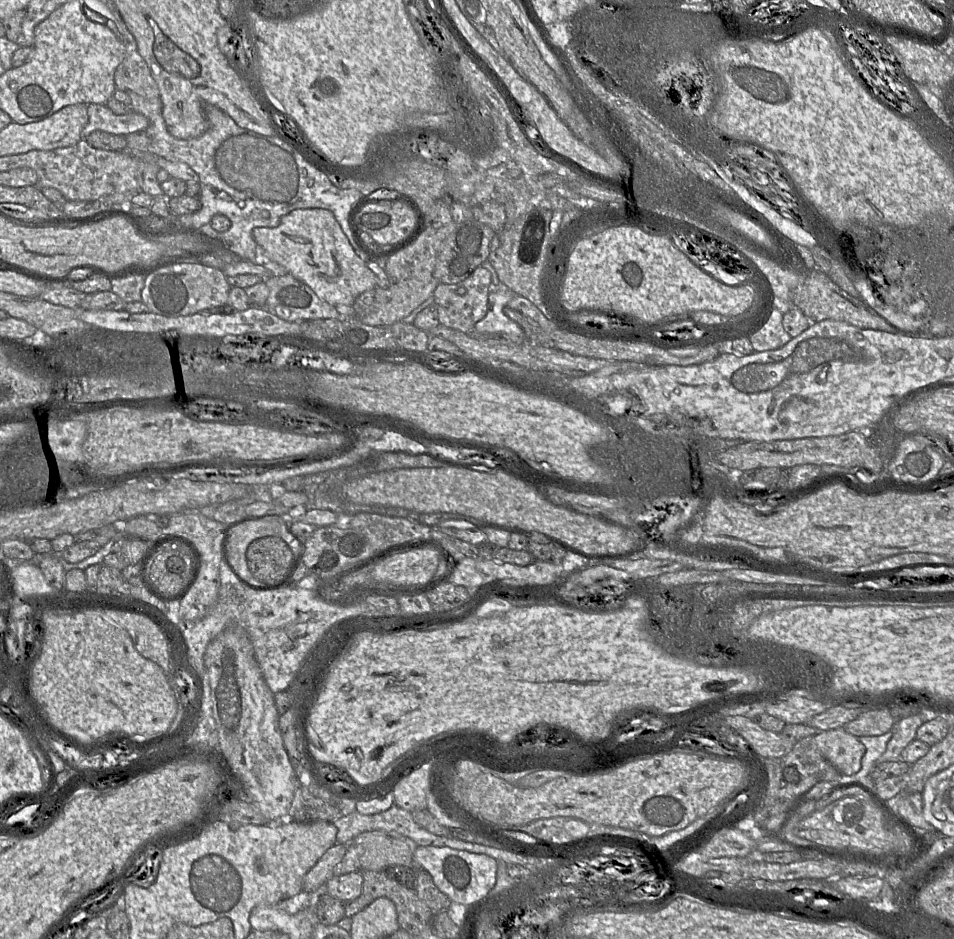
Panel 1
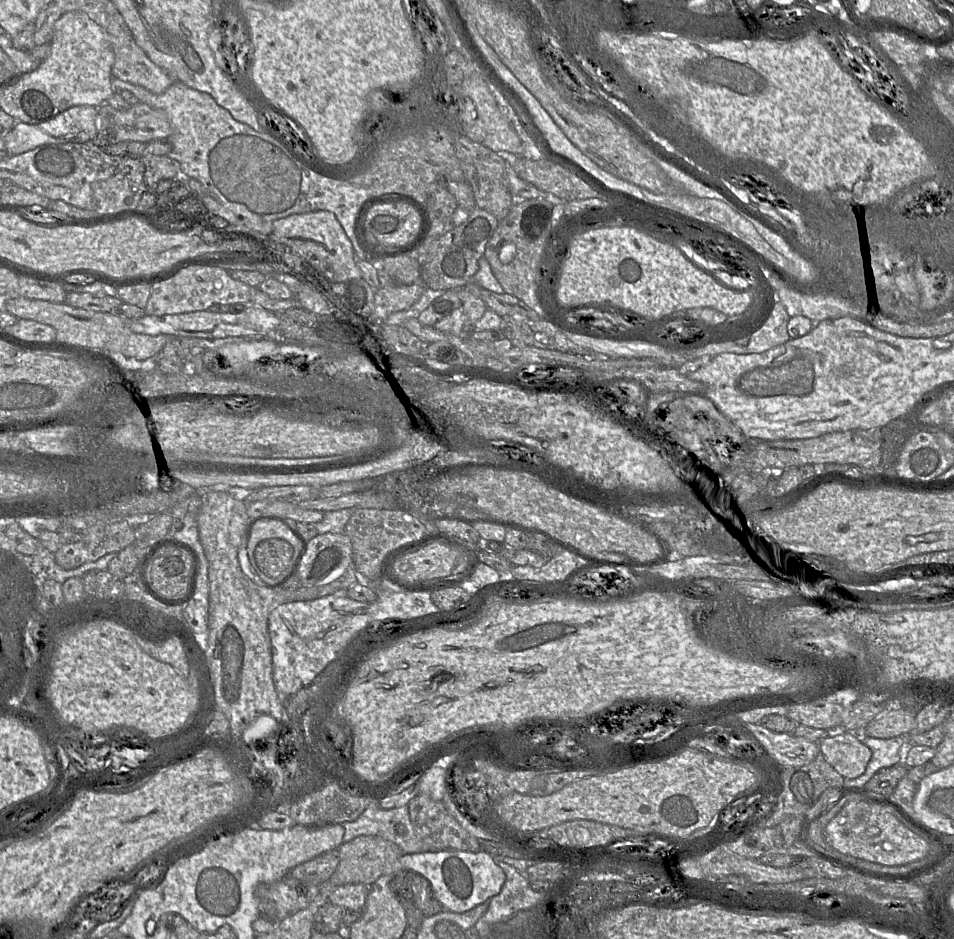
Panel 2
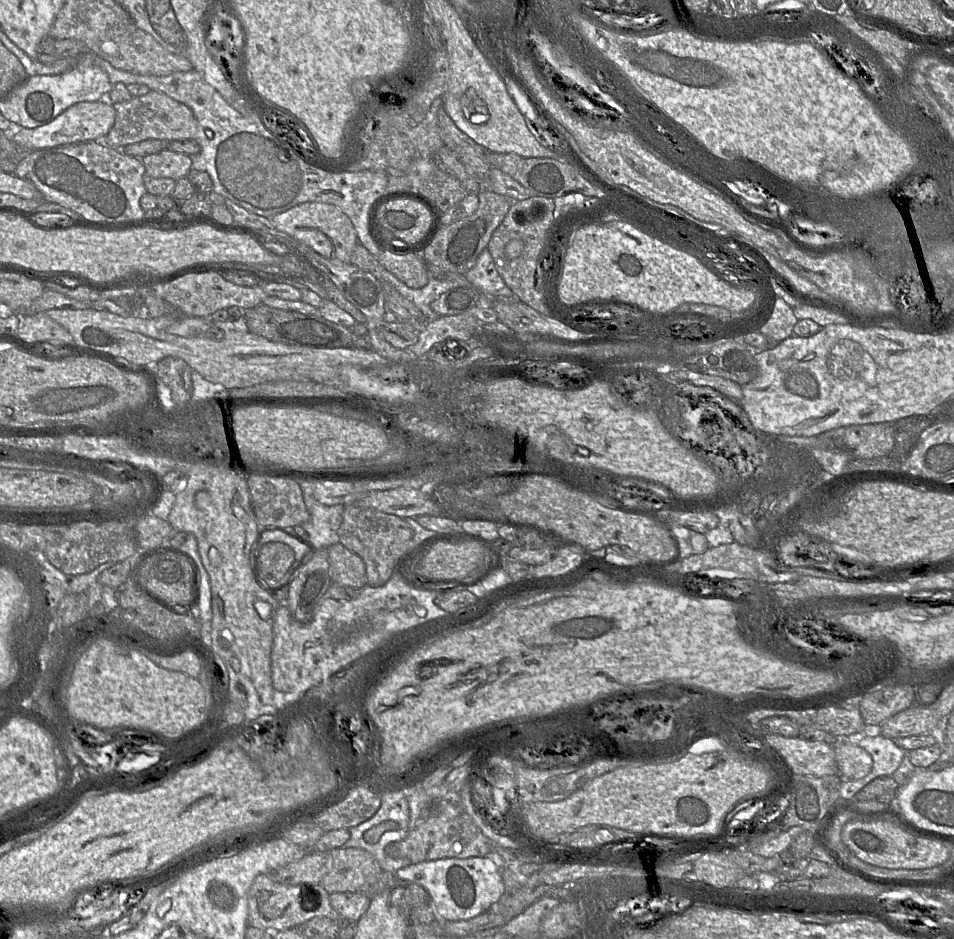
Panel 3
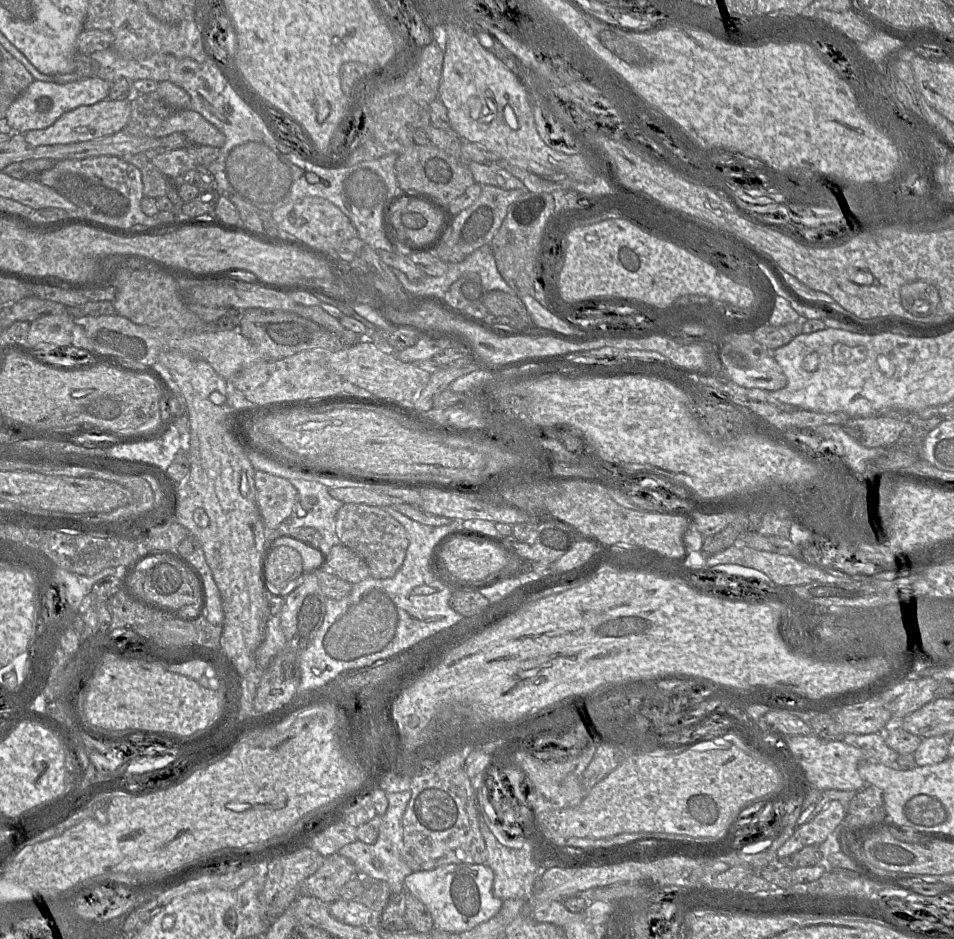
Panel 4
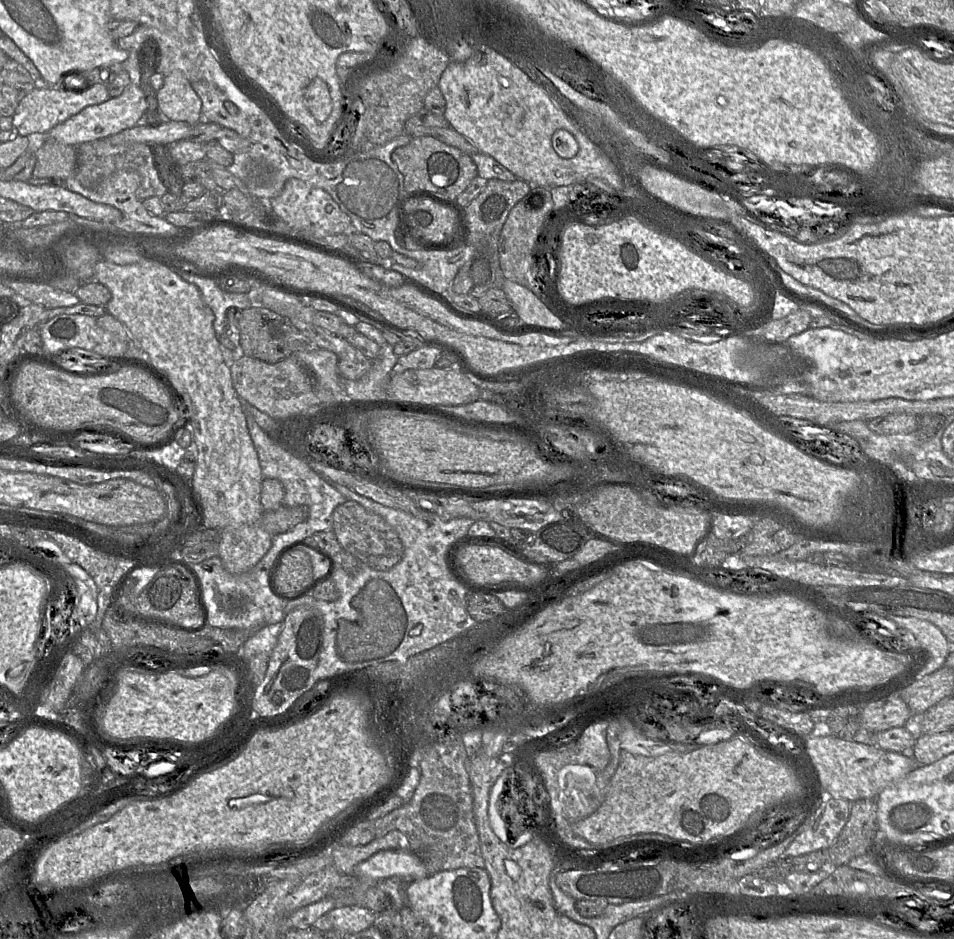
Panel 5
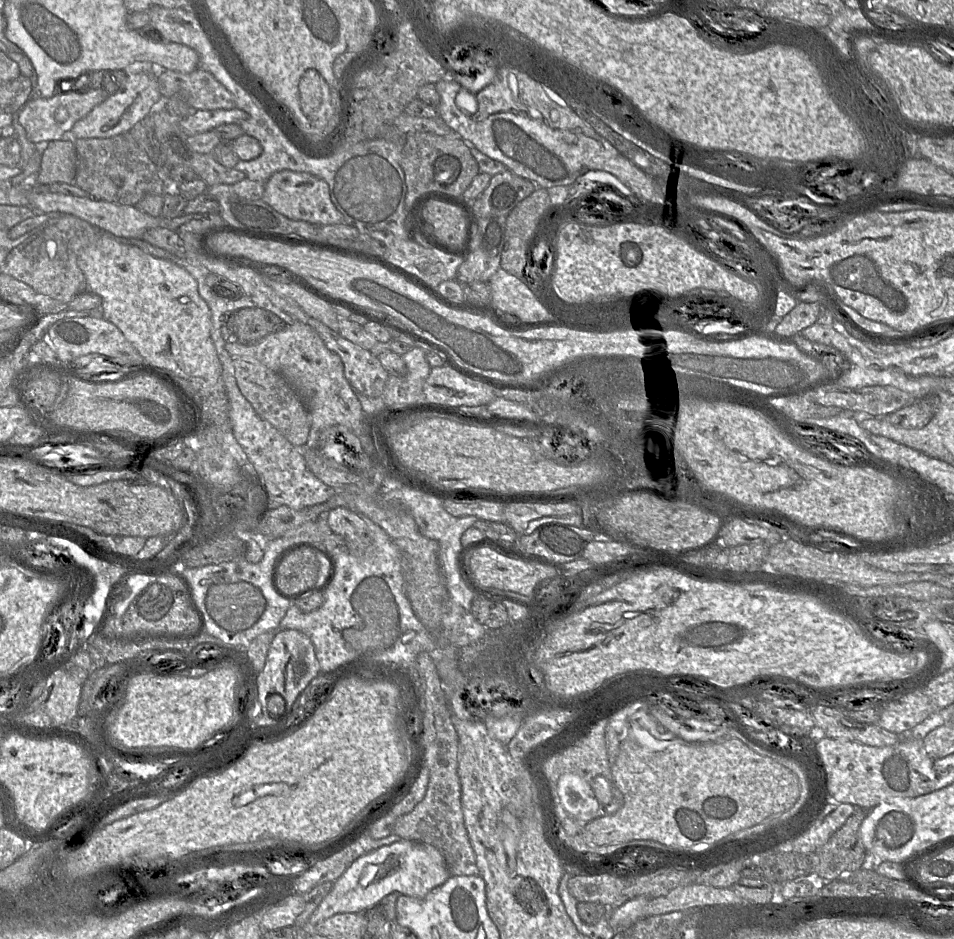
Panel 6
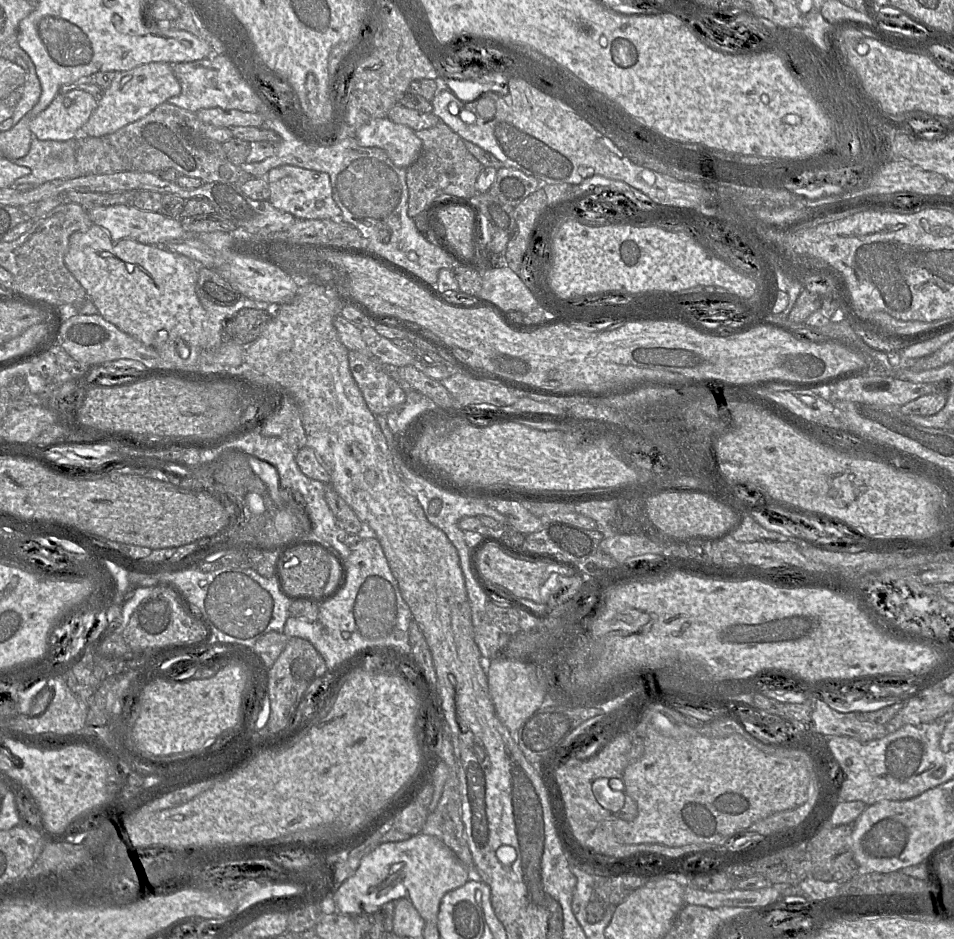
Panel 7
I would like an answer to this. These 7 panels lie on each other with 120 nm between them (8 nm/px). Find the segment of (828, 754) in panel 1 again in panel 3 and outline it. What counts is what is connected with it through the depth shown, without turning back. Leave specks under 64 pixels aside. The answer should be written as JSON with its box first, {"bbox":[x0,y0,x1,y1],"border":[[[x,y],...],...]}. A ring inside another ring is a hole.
{"bbox":[833,738,873,780],"border":[[[837,738],[833,745],[838,772],[843,779],[857,780],[870,773],[873,759],[864,748]]]}

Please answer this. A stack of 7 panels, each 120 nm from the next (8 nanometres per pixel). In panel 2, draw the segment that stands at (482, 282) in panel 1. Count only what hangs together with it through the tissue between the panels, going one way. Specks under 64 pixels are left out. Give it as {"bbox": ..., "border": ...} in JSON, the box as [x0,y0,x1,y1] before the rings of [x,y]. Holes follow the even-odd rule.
{"bbox":[435,289,486,338],"border":[[[458,289],[458,296],[461,300],[459,308],[439,320],[435,328],[443,333],[470,338],[475,332],[476,322],[486,312],[486,304],[469,290]]]}

